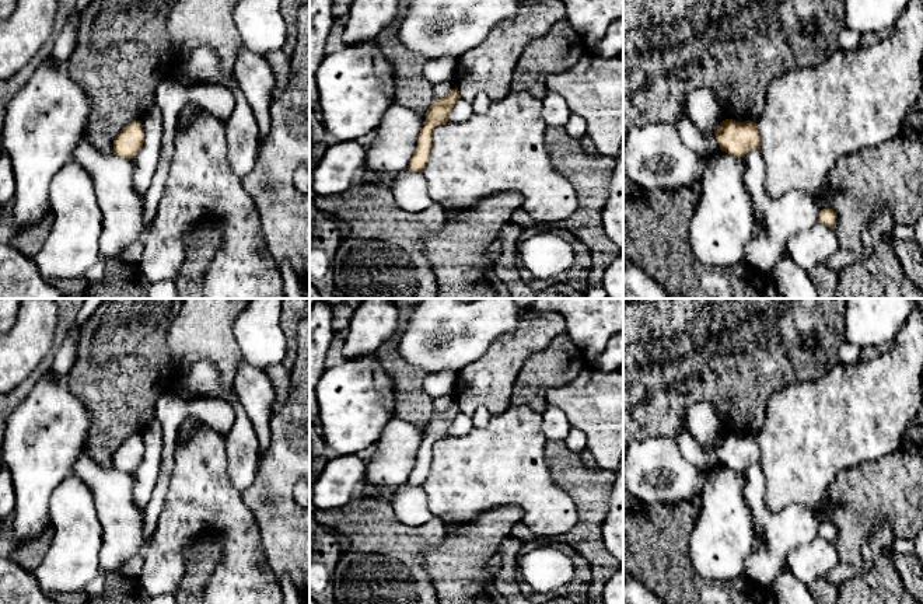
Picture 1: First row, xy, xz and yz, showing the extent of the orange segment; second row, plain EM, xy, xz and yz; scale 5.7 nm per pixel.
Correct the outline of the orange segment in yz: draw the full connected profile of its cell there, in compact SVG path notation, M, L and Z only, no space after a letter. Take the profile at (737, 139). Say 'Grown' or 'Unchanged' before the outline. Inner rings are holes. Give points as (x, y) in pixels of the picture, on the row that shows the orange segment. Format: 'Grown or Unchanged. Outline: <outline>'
Unchanged. Outline: M726 119L714 135L720 150L734 157L742 157L749 150L759 149L761 144L756 125L749 119L742 123Z

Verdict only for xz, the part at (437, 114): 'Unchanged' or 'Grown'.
Unchanged

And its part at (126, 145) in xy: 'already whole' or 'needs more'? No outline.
already whole

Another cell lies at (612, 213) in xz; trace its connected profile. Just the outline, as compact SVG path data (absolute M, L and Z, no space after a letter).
M623 142L609 178L602 224L609 240L623 251Z

